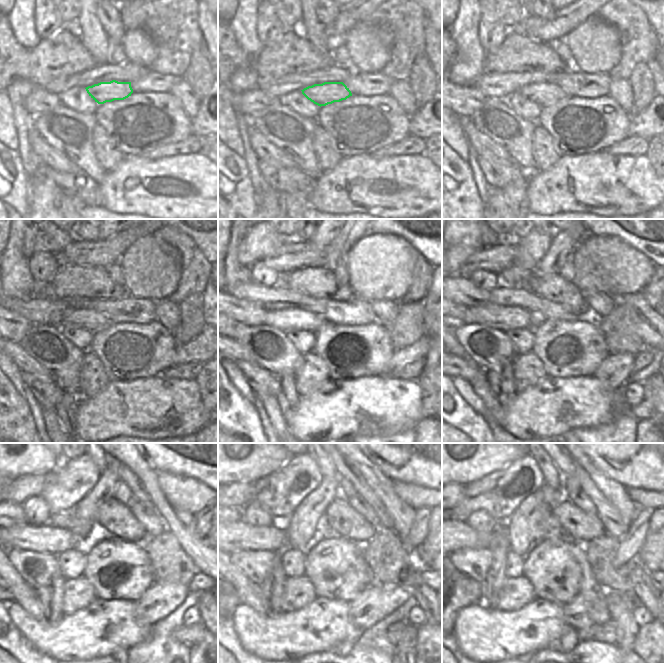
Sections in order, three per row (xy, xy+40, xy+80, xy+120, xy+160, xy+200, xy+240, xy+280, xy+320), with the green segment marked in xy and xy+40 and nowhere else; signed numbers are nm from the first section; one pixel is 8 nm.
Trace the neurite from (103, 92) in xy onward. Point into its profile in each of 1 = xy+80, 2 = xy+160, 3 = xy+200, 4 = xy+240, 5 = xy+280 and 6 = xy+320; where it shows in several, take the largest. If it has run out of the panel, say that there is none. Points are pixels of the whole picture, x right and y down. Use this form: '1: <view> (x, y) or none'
1: xy+80 (544, 94)
2: xy+160 (297, 318)
3: xy+200 (504, 318)
4: xy+240 (46, 538)
5: xy+280 (239, 535)
6: xy+320 (462, 535)

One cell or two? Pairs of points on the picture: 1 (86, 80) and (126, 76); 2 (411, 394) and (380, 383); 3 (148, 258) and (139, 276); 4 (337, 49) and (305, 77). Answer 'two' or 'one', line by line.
1: one
2: one
3: one
4: two

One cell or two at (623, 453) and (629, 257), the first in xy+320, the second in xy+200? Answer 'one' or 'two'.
two

